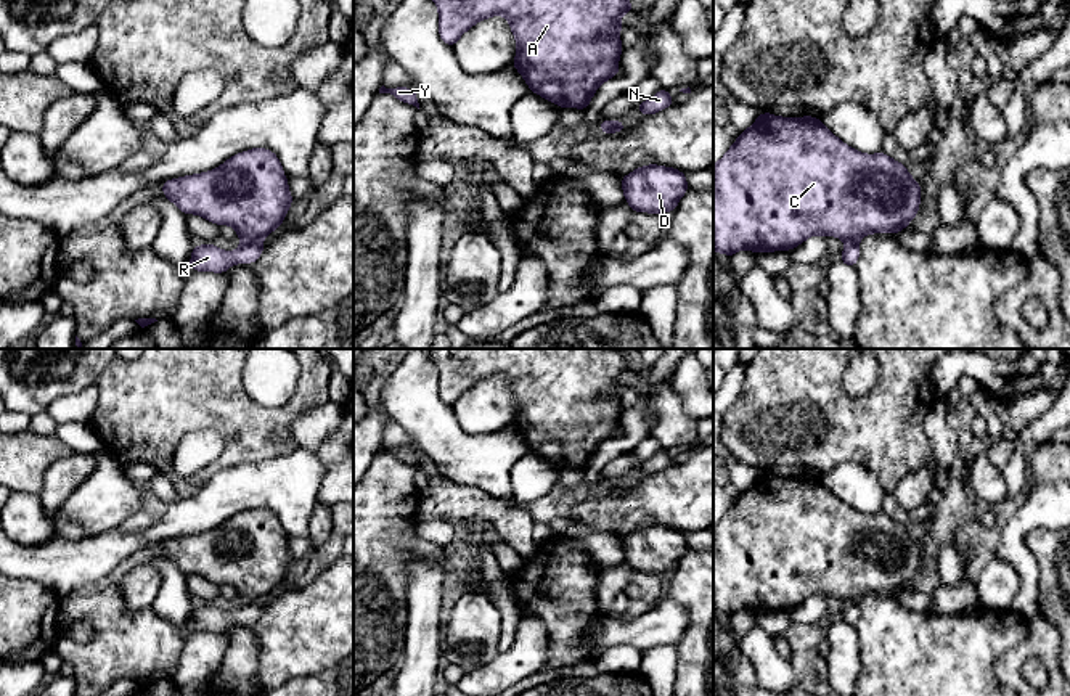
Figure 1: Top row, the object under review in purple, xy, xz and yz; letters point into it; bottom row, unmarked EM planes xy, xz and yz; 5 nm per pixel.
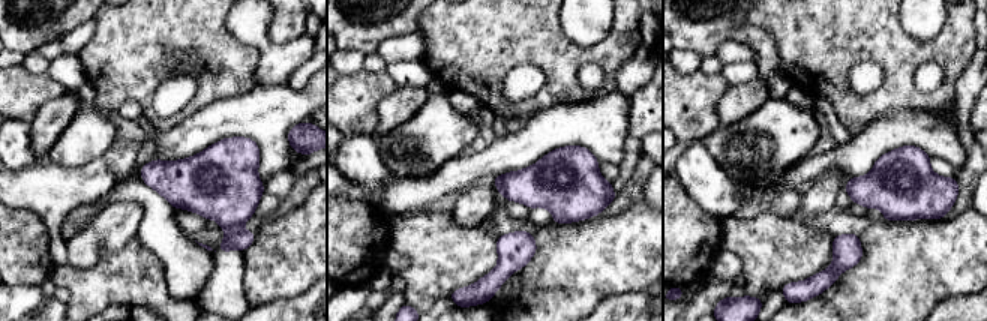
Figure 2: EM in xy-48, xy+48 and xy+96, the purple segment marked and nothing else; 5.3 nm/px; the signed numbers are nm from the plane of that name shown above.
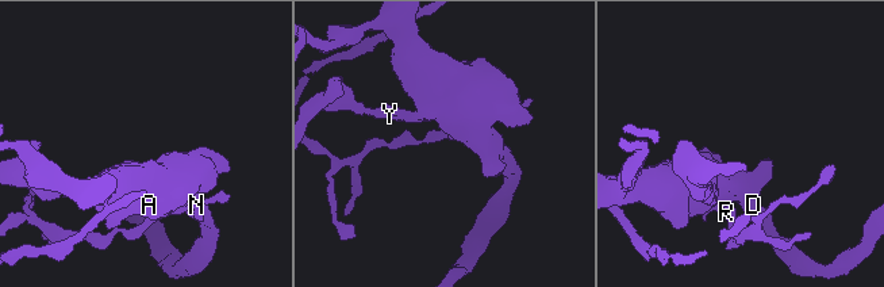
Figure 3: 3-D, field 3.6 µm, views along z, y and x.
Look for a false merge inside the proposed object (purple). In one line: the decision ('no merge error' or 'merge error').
merge error

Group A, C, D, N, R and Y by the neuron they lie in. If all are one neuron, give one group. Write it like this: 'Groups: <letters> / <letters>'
Groups: A C D Y / N R

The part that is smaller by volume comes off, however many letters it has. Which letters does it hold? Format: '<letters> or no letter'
N, R

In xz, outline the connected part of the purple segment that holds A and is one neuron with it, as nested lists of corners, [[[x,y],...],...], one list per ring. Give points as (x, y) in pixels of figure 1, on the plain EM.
[[[419,349],[439,370],[439,395],[453,407],[476,383],[504,376],[517,403],[513,426],[530,452],[564,468],[586,469],[598,447],[619,434],[620,378],[635,370],[622,349]]]

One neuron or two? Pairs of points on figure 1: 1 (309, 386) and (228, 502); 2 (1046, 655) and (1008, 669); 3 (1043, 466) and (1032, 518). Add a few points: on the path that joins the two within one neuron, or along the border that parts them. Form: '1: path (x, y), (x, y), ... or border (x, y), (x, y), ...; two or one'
1: border (291, 449), (261, 460), (241, 462), (219, 471); two
2: path (1037, 651), (1025, 651), (1017, 659); one
3: border (1053, 481), (1037, 484), (1025, 497); two

